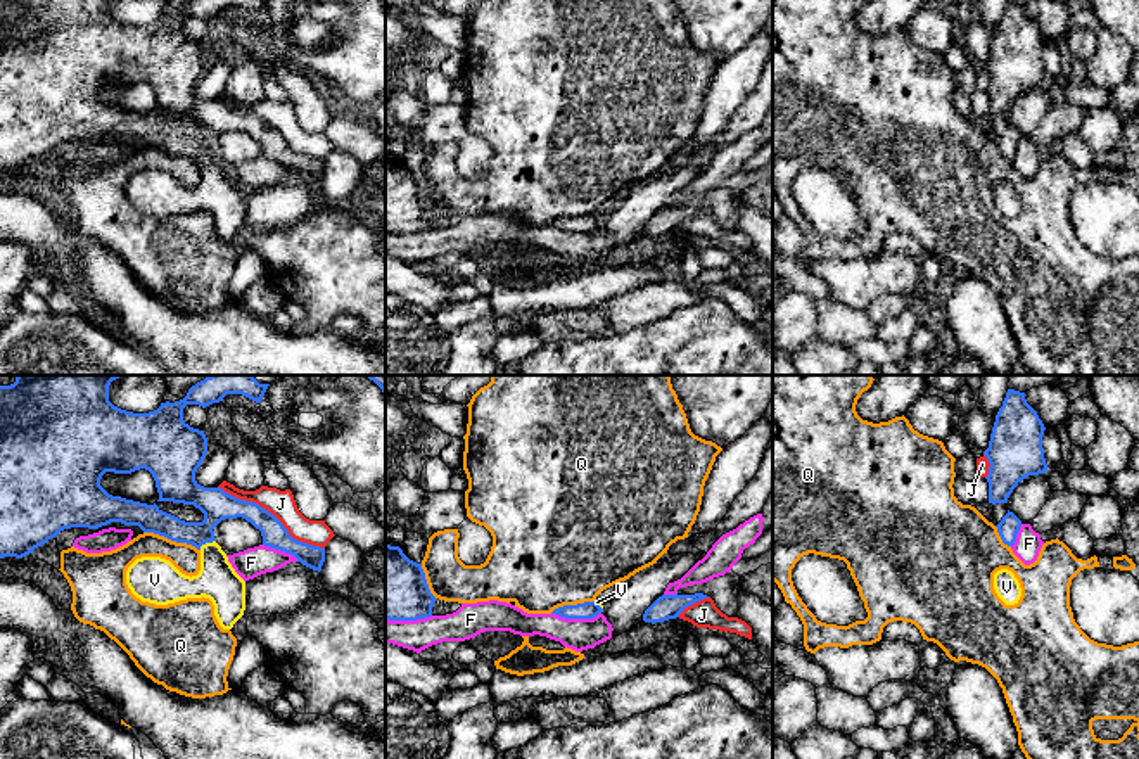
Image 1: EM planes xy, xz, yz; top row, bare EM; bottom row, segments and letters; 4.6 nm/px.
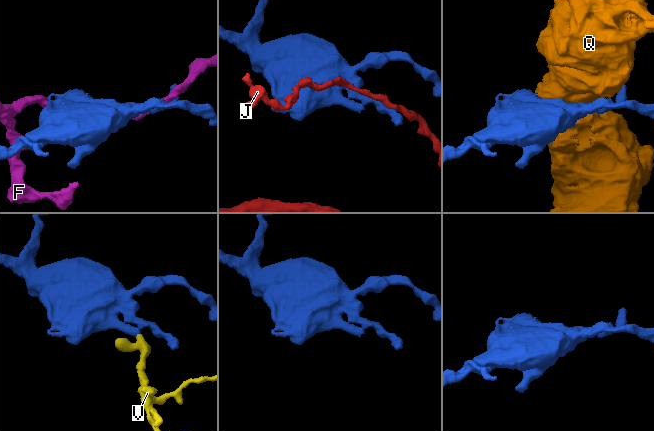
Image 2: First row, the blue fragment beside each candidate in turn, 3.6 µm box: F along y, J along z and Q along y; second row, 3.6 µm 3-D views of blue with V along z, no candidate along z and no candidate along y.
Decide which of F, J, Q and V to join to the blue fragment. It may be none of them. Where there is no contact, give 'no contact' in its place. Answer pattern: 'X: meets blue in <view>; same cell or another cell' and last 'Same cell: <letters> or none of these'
F: meets blue in xz; another cell
J: meets blue in xy; another cell
Q: meets blue in xy; another cell
V: meets blue in xy; same cell
Same cell: V

